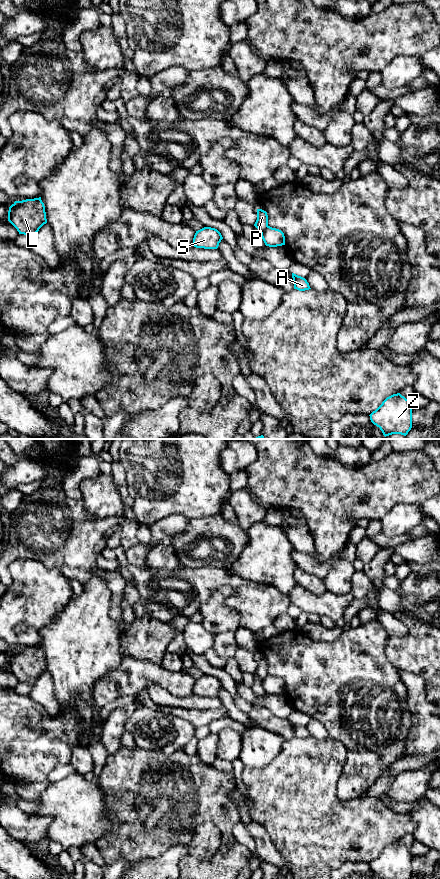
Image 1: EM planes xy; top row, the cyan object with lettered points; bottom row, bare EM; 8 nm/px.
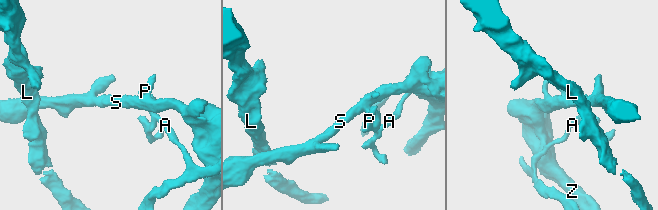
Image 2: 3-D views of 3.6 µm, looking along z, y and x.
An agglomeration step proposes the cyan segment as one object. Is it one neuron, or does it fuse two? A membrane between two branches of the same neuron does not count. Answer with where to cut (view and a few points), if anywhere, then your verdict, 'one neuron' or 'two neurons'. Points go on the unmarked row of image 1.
cut in xy along (268, 674), (261, 681); two neurons

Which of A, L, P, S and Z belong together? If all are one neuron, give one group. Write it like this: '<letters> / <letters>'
A L P / S Z

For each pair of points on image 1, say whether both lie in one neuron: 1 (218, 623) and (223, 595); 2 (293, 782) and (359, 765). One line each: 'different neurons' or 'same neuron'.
1: same neuron
2: different neurons

